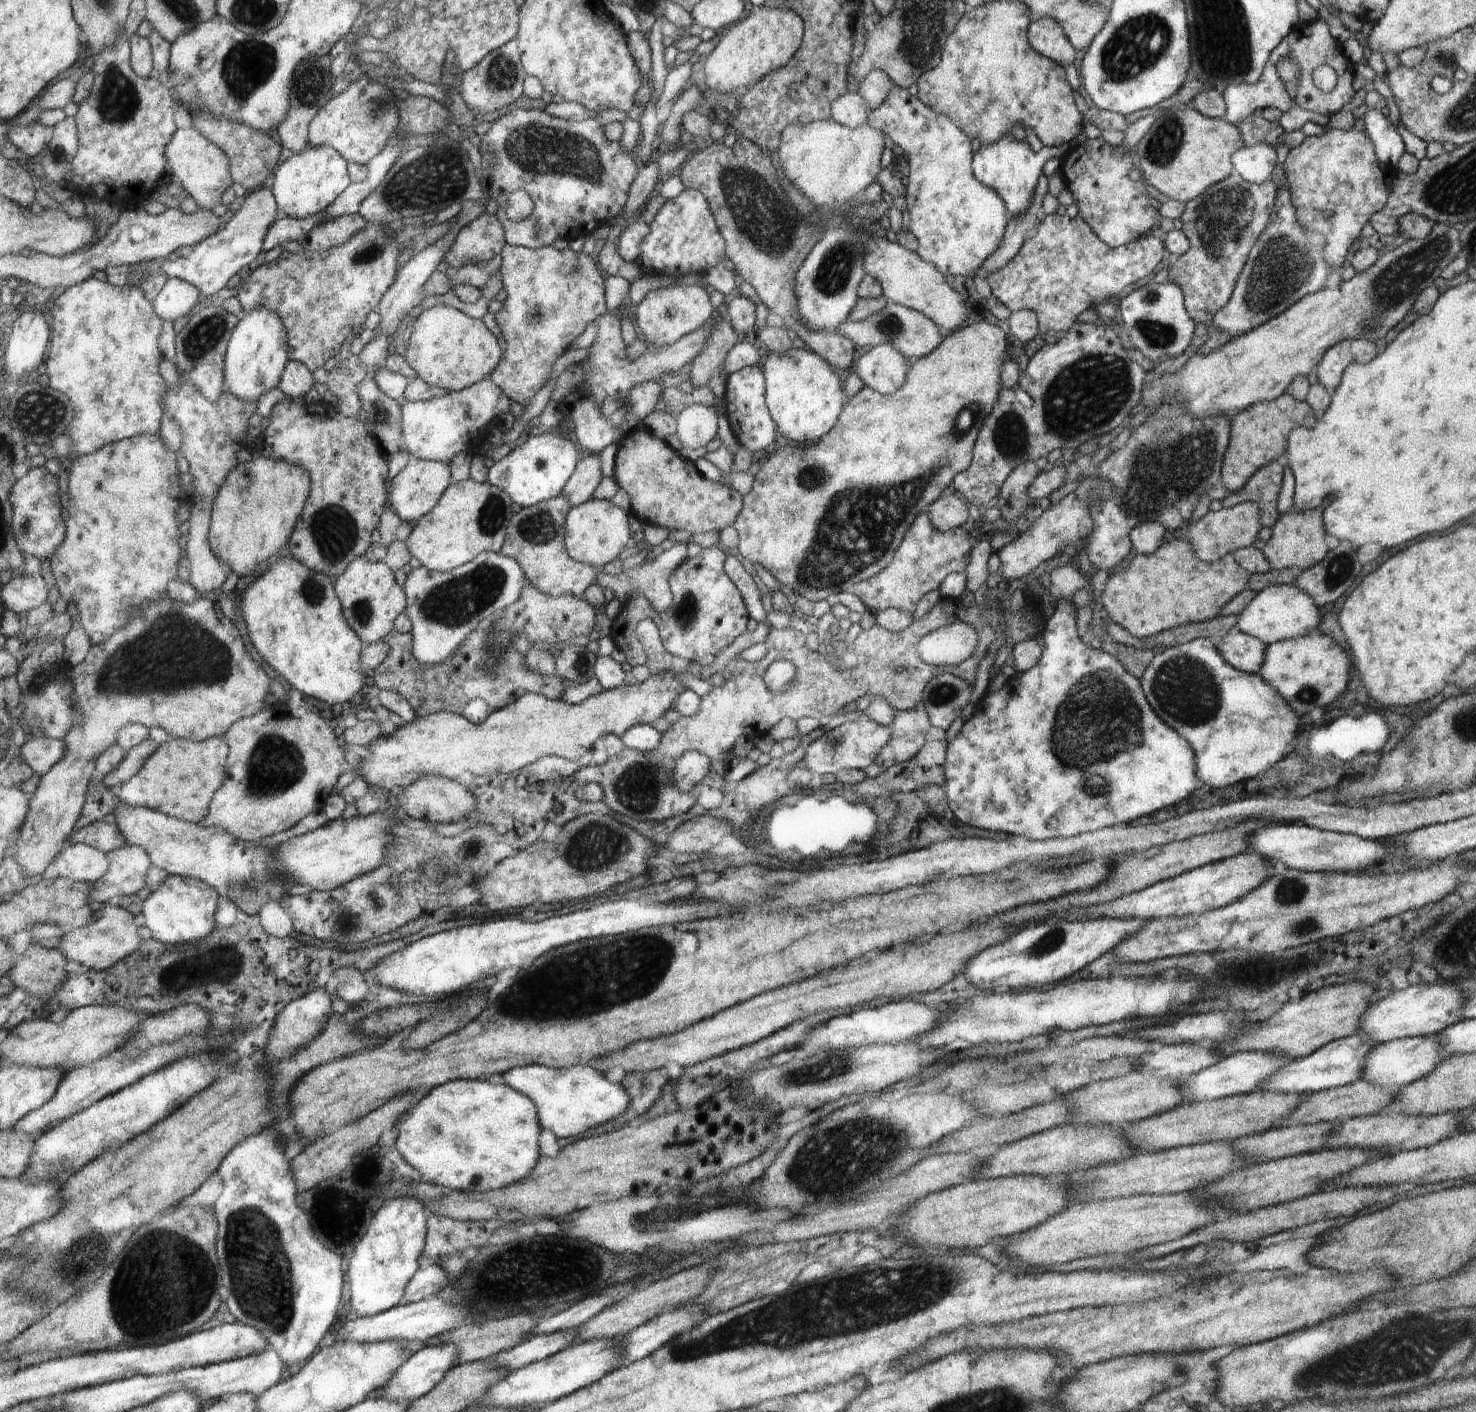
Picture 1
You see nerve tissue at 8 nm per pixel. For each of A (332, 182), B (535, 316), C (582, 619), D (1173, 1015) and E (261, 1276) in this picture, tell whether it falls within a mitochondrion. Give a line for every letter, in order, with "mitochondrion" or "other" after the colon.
A: other
B: mitochondrion
C: other
D: other
E: mitochondrion

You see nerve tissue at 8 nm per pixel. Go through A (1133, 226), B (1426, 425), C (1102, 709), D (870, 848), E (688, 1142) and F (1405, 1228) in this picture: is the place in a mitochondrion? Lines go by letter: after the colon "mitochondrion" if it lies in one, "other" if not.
A: other
B: other
C: mitochondrion
D: other
E: other
F: mitochondrion

